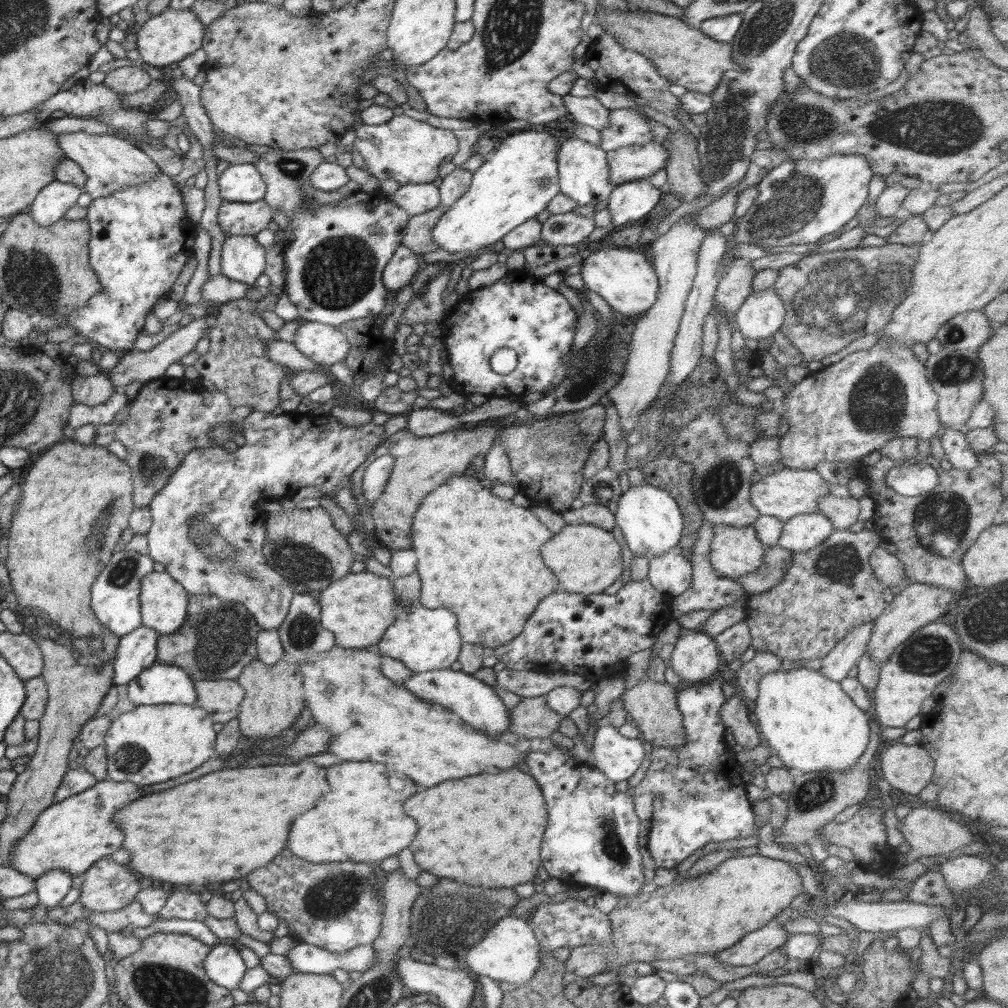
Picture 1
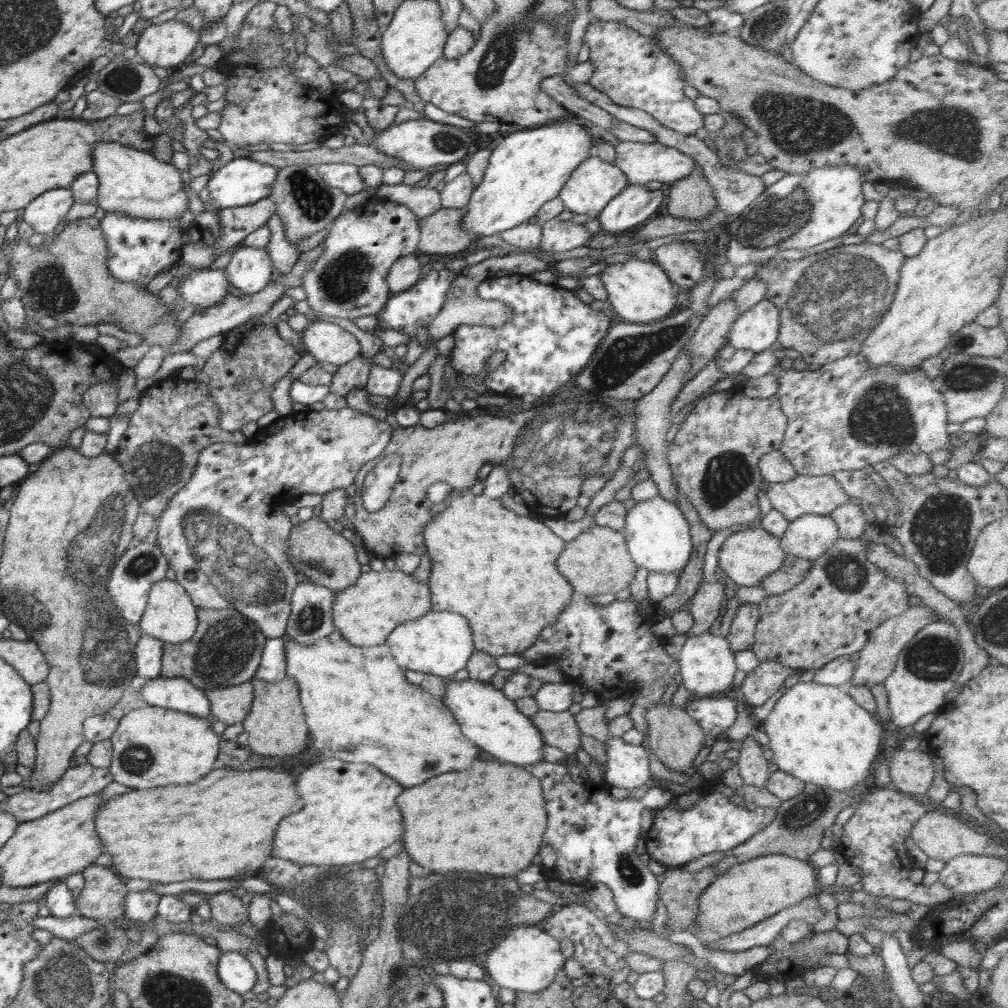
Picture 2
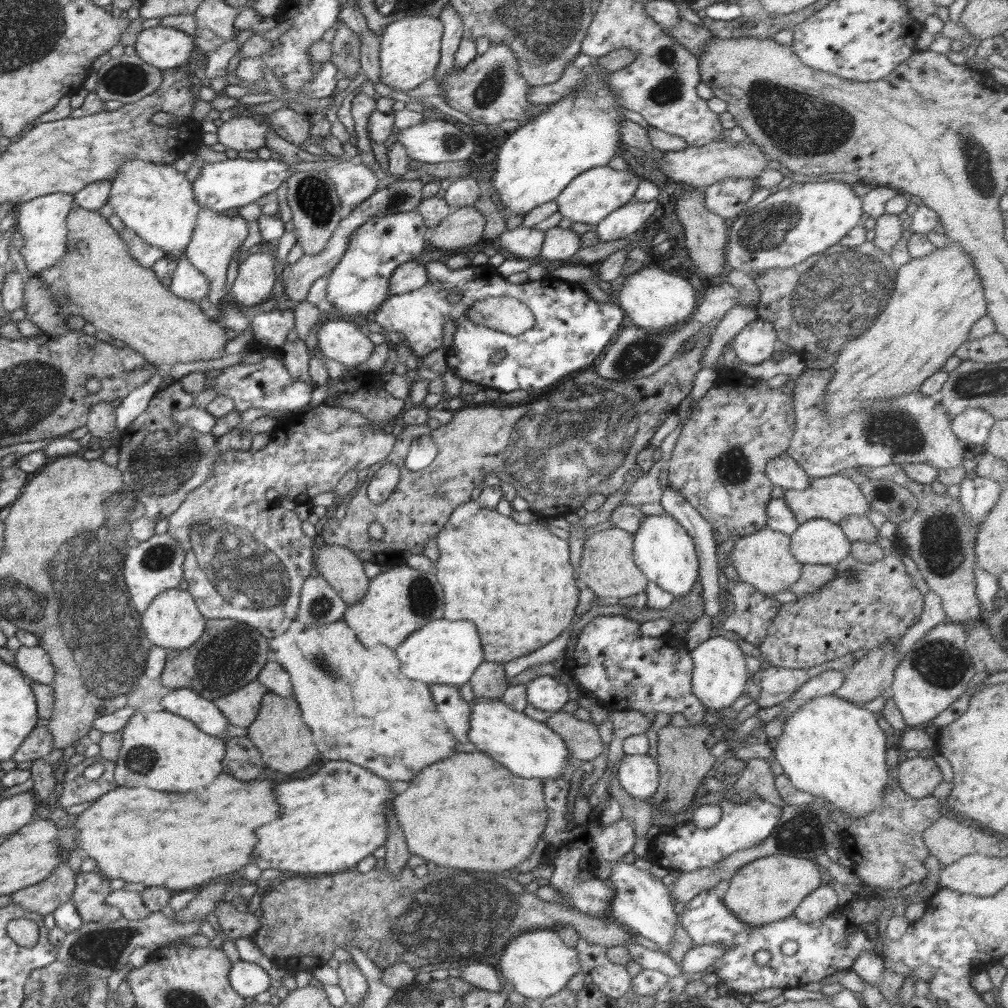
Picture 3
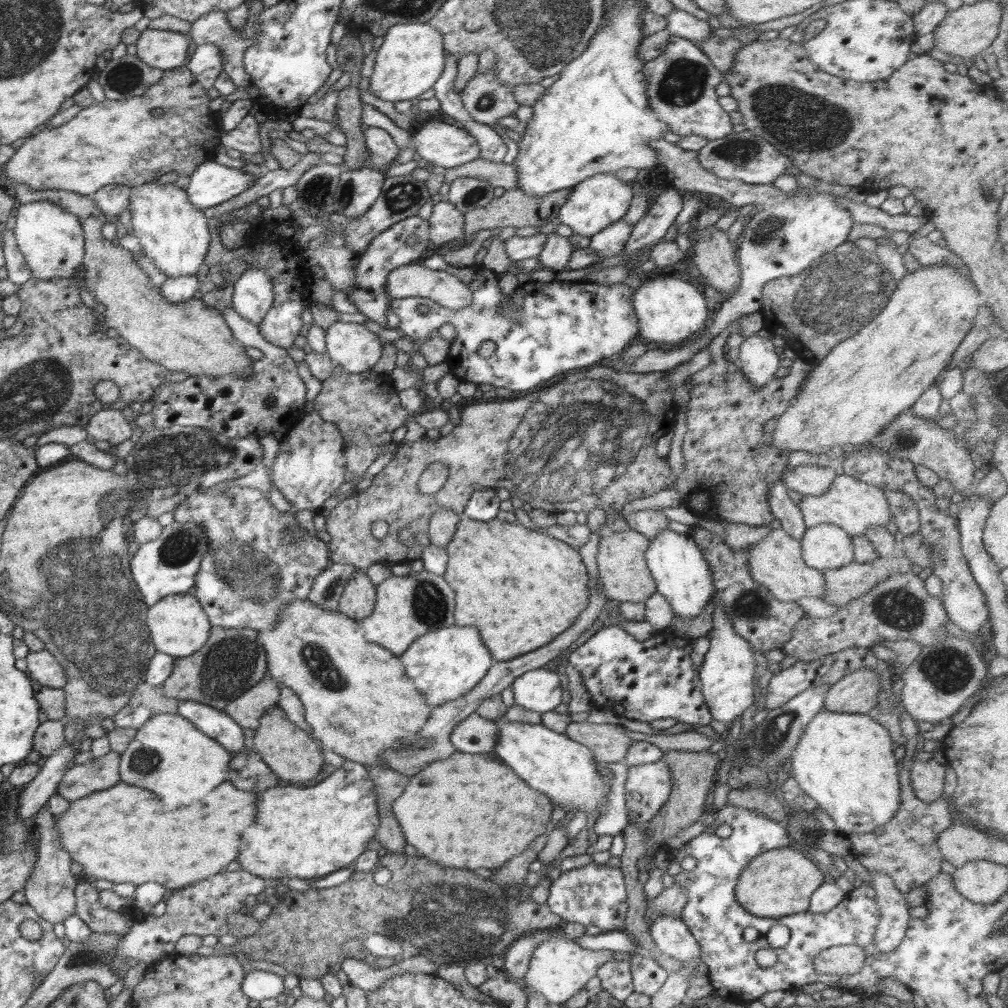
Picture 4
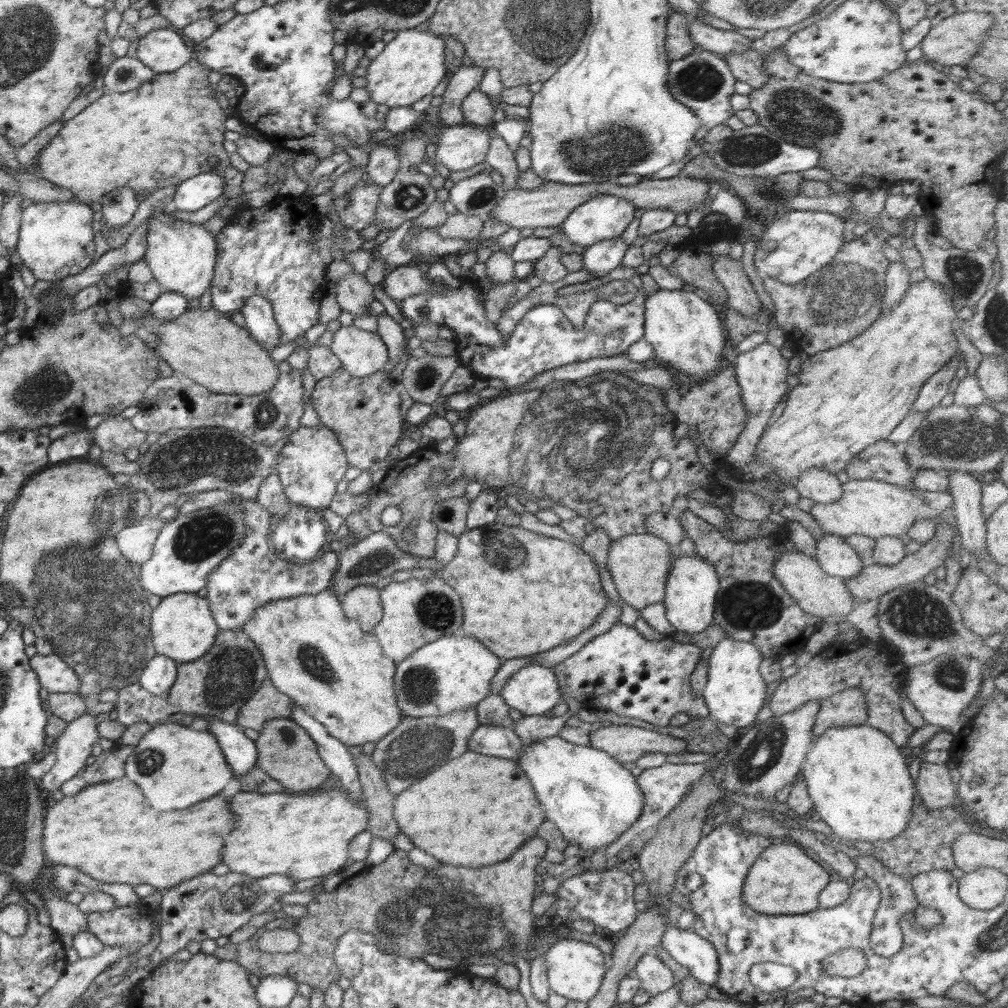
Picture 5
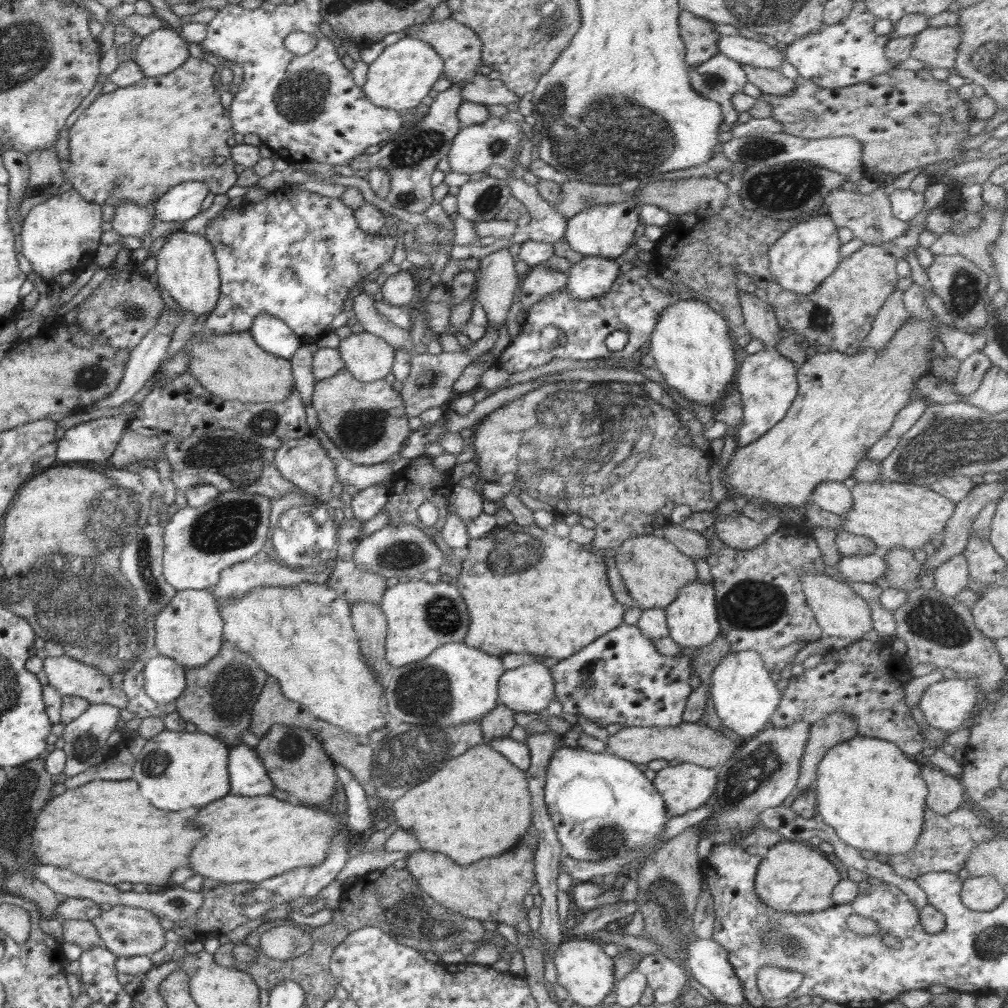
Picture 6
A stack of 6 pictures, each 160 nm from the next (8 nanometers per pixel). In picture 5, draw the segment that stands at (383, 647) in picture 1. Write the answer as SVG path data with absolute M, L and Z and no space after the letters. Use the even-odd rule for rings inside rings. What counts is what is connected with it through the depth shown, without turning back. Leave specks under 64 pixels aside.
M441 636L438 640L423 644L416 652L412 652L406 660L397 664L393 678L394 694L397 708L406 718L422 718L444 716L460 709L474 707L486 696L491 694L491 682L496 671L502 666L503 660L489 652L474 638L456 638L456 636Z

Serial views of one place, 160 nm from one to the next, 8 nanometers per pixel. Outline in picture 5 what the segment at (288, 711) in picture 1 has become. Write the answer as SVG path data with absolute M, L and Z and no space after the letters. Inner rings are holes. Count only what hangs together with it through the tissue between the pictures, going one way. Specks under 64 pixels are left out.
M290 719L265 720L263 729L255 740L258 749L258 765L268 776L283 784L292 793L309 793L318 790L318 786L330 776L331 770L324 764L312 737Z

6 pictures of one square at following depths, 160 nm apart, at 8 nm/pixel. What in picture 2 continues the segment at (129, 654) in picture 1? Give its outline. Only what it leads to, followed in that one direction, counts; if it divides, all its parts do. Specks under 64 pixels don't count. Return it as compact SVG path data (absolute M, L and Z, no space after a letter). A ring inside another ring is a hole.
M142 633L134 647L137 677L153 679L161 675L163 643L153 636Z

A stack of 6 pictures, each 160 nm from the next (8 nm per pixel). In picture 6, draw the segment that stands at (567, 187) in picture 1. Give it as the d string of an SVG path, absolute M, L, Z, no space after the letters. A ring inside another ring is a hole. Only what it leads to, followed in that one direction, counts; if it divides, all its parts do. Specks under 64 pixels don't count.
M633 199L614 204L599 204L583 210L567 220L565 239L572 250L582 256L608 257L619 261L621 256L634 243L633 236L636 227L641 223L639 207Z

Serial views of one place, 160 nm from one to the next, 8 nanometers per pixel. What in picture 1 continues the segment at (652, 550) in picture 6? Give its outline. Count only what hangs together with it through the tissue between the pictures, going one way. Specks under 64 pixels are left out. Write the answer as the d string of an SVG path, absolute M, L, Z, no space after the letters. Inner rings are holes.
M567 524L558 534L552 535L550 542L542 544L540 555L546 567L557 576L561 590L580 595L604 593L620 580L624 572L623 554L618 539L612 532L592 524Z

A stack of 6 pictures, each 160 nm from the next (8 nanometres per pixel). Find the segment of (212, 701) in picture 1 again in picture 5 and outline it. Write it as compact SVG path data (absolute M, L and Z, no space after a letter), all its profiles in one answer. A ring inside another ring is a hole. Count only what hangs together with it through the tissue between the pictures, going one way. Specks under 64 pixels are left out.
M266 679L260 688L247 700L238 711L237 725L252 728L260 732L265 720L290 719L293 700L282 694L270 679Z

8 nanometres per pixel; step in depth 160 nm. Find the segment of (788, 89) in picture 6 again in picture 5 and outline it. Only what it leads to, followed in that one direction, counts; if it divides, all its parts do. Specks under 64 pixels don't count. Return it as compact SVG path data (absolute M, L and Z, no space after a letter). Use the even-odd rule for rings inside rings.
M752 49L744 54L728 54L722 58L730 68L730 73L738 81L750 85L752 89L762 88L770 80L764 69L763 53Z

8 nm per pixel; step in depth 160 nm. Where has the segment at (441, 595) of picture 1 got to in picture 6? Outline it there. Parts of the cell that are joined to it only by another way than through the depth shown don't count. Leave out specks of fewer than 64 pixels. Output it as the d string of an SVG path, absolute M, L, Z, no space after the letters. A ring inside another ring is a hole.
M497 510L493 515L496 528L484 538L470 538L466 547L468 555L462 562L456 587L466 600L470 614L470 630L464 640L466 644L484 650L490 656L526 654L562 661L624 622L622 618L626 607L614 599L606 574L605 556L596 556L584 550L582 545L567 537L560 538L552 530L542 529L536 524L514 527L514 515L510 515L511 512L507 517L501 516Z

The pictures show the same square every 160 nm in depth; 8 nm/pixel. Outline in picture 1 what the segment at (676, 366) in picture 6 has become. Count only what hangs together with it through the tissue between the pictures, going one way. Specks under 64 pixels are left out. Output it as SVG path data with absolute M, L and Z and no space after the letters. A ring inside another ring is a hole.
M602 242L579 266L584 287L597 292L614 311L625 317L642 316L657 299L658 277L641 249L615 247Z

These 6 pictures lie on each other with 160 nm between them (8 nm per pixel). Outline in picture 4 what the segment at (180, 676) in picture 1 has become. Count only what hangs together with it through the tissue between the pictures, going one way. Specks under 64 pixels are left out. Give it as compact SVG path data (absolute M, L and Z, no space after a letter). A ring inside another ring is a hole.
M187 700L179 701L177 713L194 724L198 730L217 740L218 744L232 755L246 747L243 728L224 710L218 710L198 701Z

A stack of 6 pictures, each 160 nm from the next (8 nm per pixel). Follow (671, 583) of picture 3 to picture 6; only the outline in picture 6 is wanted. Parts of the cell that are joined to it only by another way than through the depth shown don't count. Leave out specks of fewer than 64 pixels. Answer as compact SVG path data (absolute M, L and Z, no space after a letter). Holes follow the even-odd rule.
M699 579L680 588L676 600L665 608L669 635L676 644L688 648L709 645L721 634L716 610L716 592L712 583L702 584Z

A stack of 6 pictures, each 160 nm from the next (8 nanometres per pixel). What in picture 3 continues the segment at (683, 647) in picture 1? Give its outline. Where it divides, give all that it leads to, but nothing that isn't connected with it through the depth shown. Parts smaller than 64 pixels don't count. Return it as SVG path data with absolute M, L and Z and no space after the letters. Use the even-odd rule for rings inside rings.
M718 633L717 636L702 641L702 644L692 650L692 661L694 670L692 672L692 694L695 694L700 702L710 711L731 712L731 705L736 698L742 695L749 674L746 669L744 654L734 639L724 637Z

